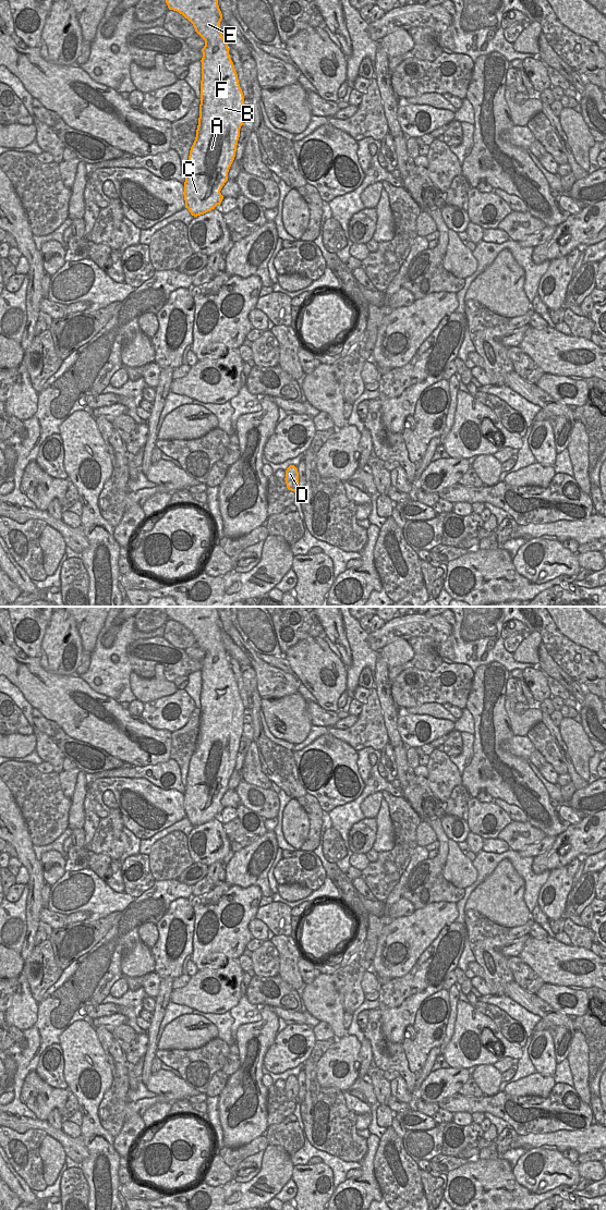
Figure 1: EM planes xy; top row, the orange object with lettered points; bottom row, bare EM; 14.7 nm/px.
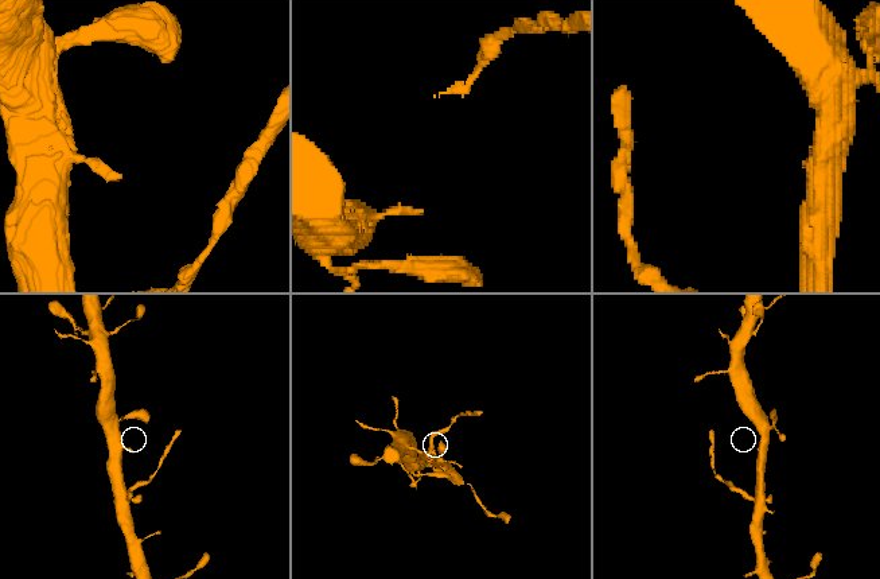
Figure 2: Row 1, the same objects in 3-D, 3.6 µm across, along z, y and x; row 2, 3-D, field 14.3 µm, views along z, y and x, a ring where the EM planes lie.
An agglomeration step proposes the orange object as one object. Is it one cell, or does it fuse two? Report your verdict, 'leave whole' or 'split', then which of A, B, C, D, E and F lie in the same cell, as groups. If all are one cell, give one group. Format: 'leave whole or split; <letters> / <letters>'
split; A B C E F / D

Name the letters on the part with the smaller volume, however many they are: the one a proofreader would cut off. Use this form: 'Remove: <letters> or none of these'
Remove: D

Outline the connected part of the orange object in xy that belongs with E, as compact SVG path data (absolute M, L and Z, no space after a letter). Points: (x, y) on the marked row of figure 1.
M166 0L166 3L169 10L187 19L205 40L198 125L183 192L185 208L197 217L215 209L223 199L220 191L235 157L244 96L220 29L222 14L218 0Z

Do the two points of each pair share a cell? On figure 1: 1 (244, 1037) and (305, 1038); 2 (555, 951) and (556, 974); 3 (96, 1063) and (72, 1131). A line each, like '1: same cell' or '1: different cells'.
1: different cells
2: same cell
3: different cells

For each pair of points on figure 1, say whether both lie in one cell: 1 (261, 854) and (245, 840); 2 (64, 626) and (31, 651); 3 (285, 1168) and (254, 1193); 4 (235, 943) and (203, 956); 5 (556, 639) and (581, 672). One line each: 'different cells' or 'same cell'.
1: different cells
2: different cells
3: same cell
4: same cell
5: same cell

